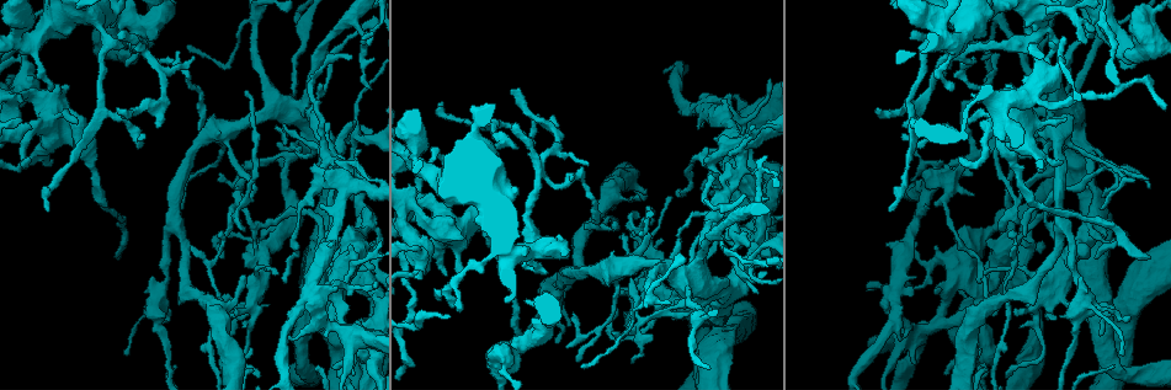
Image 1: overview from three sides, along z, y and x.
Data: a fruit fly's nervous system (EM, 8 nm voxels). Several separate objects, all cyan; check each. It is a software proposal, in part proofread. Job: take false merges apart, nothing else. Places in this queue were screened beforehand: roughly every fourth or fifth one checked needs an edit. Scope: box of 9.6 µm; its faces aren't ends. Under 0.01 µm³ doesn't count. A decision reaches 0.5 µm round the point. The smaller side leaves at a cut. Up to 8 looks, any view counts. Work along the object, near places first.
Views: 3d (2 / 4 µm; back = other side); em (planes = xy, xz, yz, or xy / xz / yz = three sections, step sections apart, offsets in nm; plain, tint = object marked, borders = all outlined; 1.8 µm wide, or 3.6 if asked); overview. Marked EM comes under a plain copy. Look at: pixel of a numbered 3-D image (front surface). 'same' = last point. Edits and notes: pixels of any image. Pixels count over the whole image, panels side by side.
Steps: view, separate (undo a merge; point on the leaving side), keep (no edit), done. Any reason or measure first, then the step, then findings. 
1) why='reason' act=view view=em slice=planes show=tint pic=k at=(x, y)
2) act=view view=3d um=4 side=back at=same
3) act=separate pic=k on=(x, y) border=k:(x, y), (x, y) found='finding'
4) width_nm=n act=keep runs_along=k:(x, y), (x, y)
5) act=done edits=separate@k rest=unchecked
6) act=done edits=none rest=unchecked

why='sharp bend' act=view view=em slice=yz step=4 show=tint pic=1 at=(533, 253)

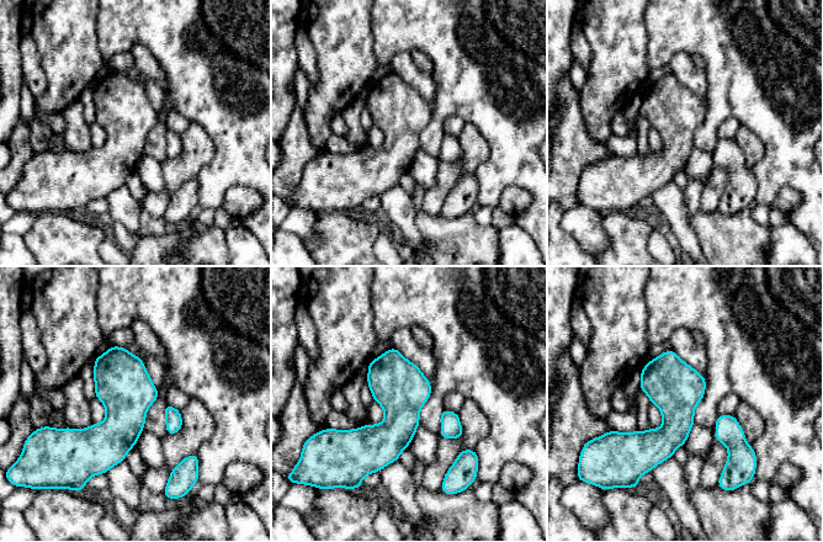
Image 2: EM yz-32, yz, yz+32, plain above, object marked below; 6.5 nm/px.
act=view view=em slice=xz step=8 show=tint at=same

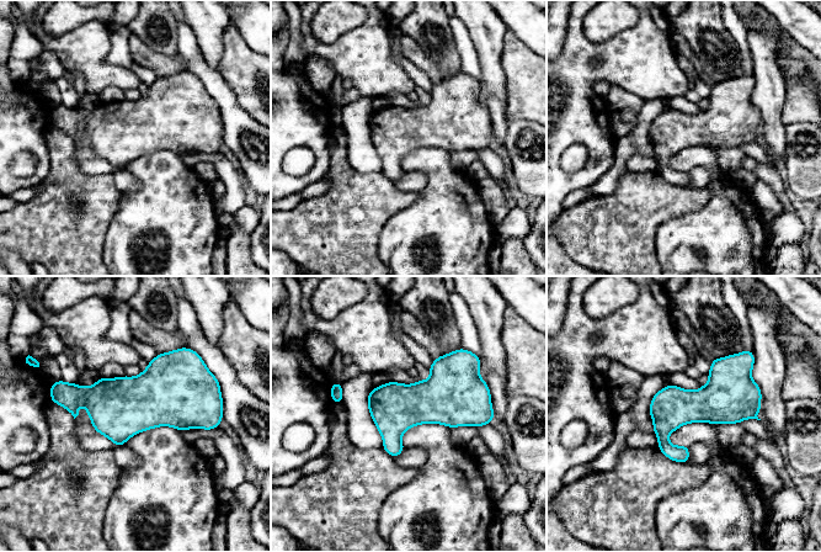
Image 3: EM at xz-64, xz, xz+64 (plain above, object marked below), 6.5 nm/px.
width_nm=280 act=keep found='continuous, no second cell'

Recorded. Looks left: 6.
why='four or more arms meet' act=view view=em slice=planes show=tint pic=1 at=(1022, 97)

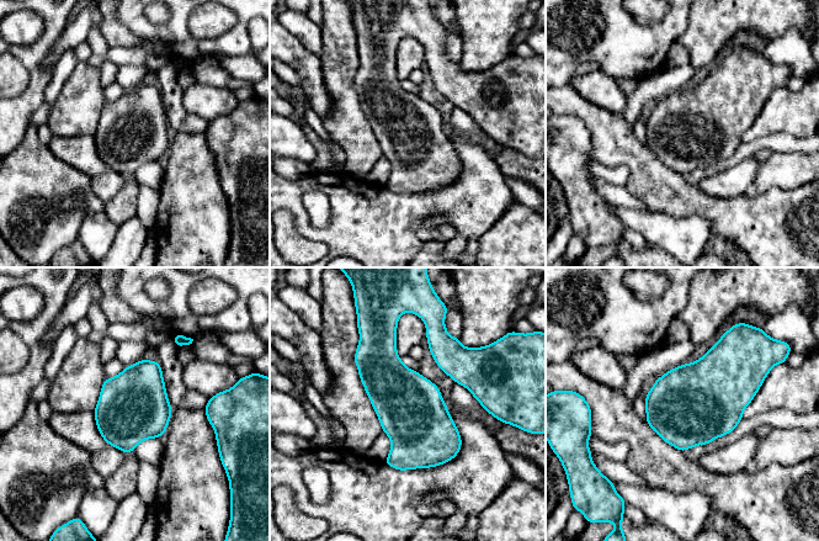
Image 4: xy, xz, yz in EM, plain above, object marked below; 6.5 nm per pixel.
width_nm=440 act=keep found='one cell here'

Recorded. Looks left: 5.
why='touches itself' act=view view=em slice=planes show=tint pic=1 at=(309, 291)

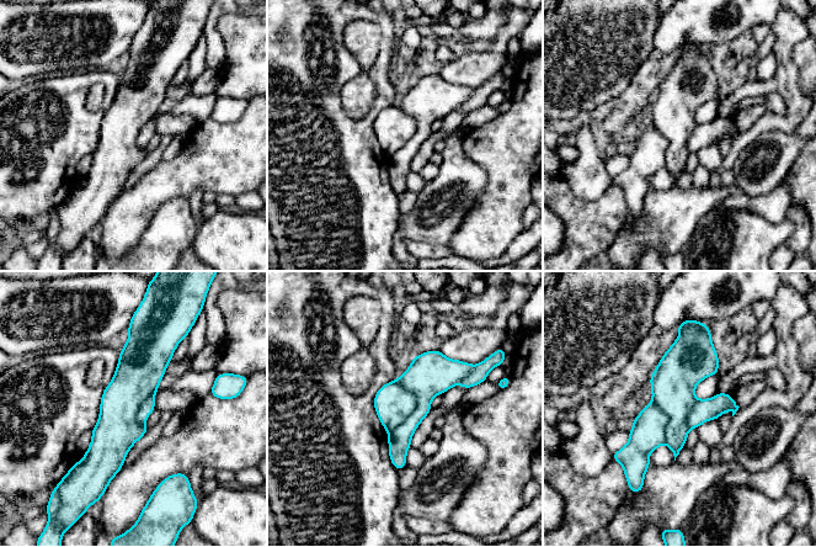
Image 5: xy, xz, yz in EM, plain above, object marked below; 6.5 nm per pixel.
act=separate pic=5 on=(431, 373) part_leaving=5:(465, 367), (424, 397), (399, 466) found='two cells meet here'

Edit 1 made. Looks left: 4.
act=done edits=separate@5 rest=unchecked

